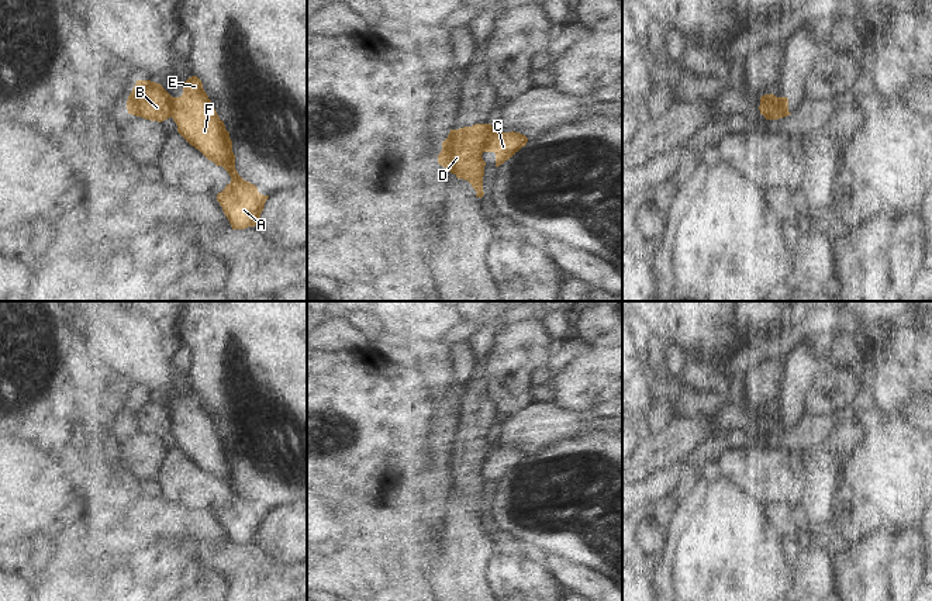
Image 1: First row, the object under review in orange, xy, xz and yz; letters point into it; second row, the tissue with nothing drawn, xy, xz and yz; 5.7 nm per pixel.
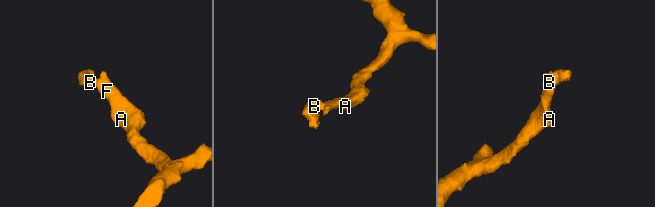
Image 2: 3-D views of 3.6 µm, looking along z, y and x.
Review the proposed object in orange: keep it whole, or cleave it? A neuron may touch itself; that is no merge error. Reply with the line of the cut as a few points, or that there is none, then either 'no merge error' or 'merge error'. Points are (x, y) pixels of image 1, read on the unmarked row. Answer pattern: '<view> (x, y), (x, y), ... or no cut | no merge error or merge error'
yz (777, 413), (777, 427), (772, 434) | merge error

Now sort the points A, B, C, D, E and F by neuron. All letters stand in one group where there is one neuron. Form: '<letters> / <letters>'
A C E F / B D

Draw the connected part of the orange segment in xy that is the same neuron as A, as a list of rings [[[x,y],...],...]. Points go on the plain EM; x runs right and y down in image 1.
[[[197,391],[183,398],[180,412],[172,412],[172,434],[177,441],[177,448],[191,462],[217,481],[222,481],[231,491],[231,498],[217,510],[217,517],[232,545],[255,542],[269,511],[260,510],[255,500],[238,490],[229,448]]]

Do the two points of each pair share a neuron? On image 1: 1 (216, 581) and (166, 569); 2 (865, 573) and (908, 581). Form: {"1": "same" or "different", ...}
{"1": "different", "2": "different"}

